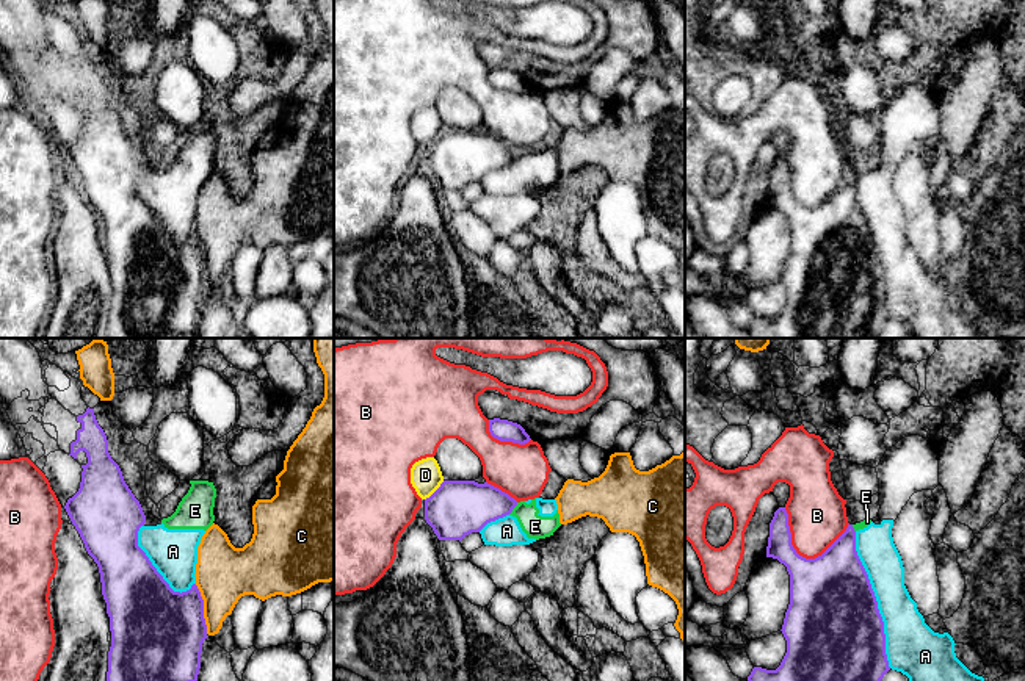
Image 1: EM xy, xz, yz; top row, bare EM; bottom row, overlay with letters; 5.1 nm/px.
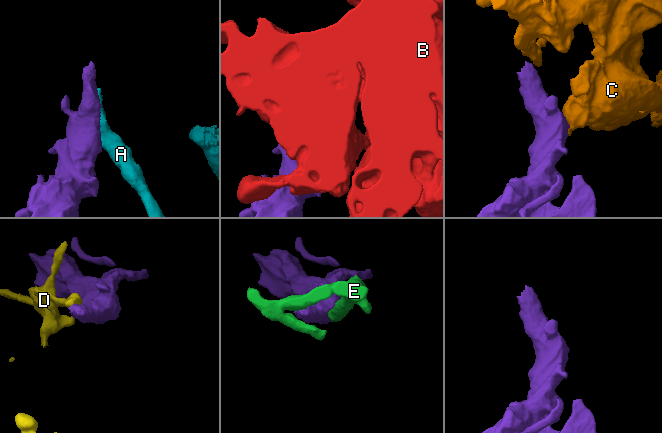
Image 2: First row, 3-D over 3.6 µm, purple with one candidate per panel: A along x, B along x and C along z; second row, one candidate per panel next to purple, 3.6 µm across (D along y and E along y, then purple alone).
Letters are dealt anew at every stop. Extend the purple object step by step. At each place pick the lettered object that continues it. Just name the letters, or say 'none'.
none

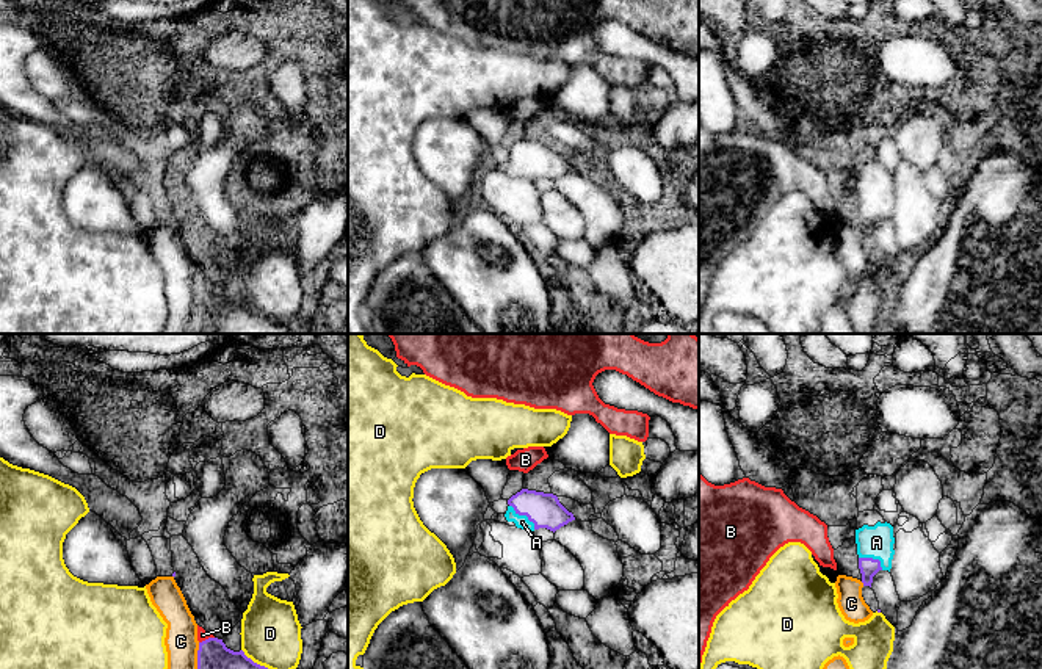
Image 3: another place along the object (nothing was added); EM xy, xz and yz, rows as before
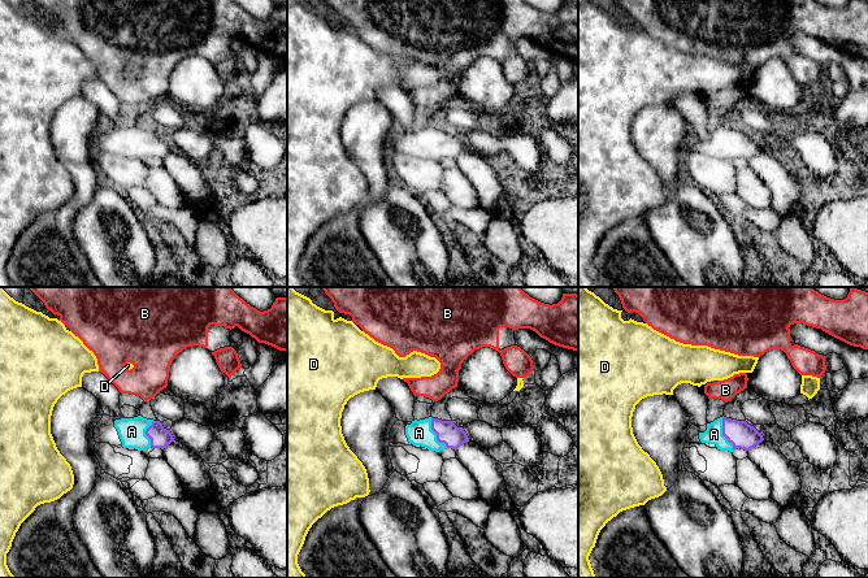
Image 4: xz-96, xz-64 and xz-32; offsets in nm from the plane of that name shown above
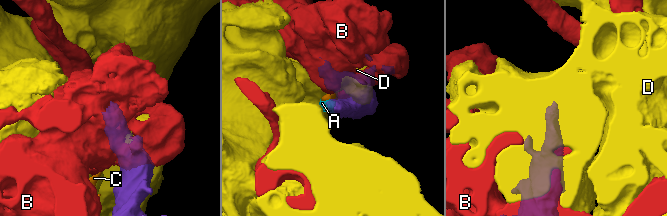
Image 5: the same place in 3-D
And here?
A

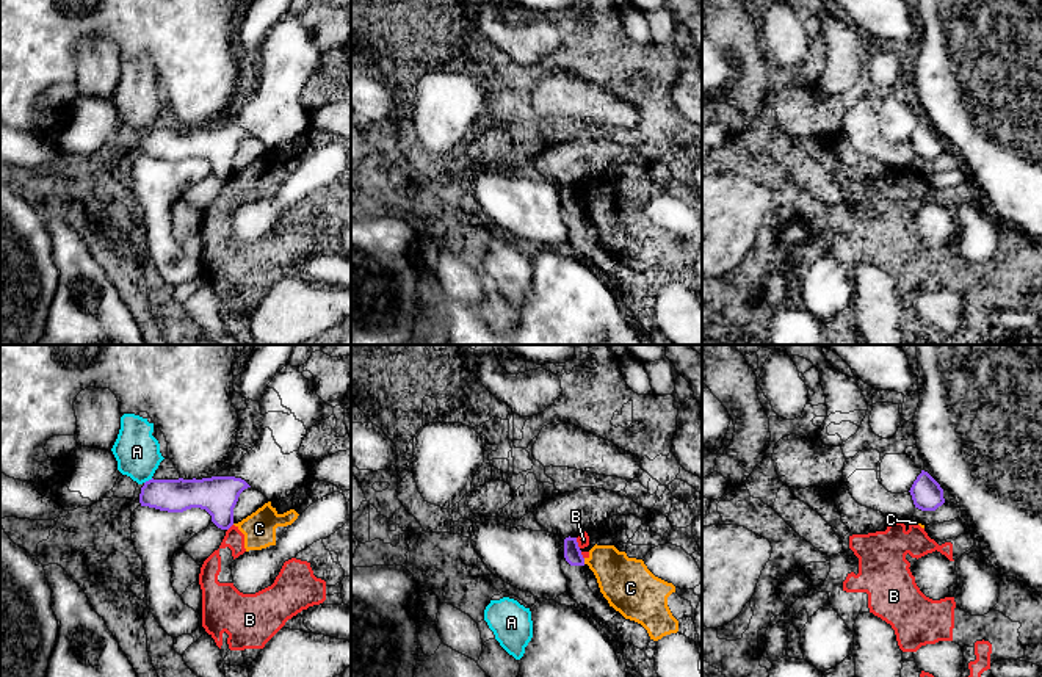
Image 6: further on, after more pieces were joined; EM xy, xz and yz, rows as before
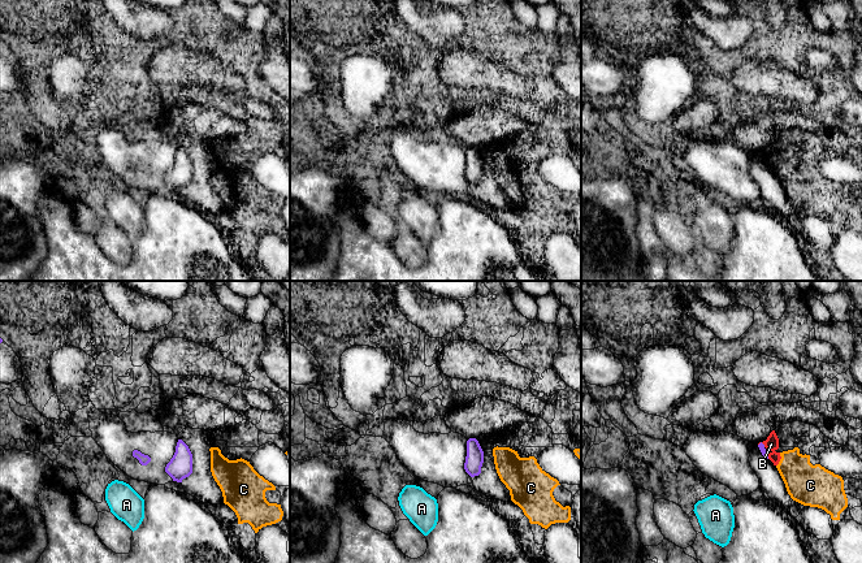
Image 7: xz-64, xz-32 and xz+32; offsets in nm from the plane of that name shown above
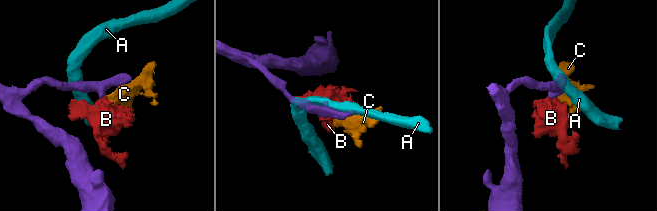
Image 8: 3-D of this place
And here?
none

